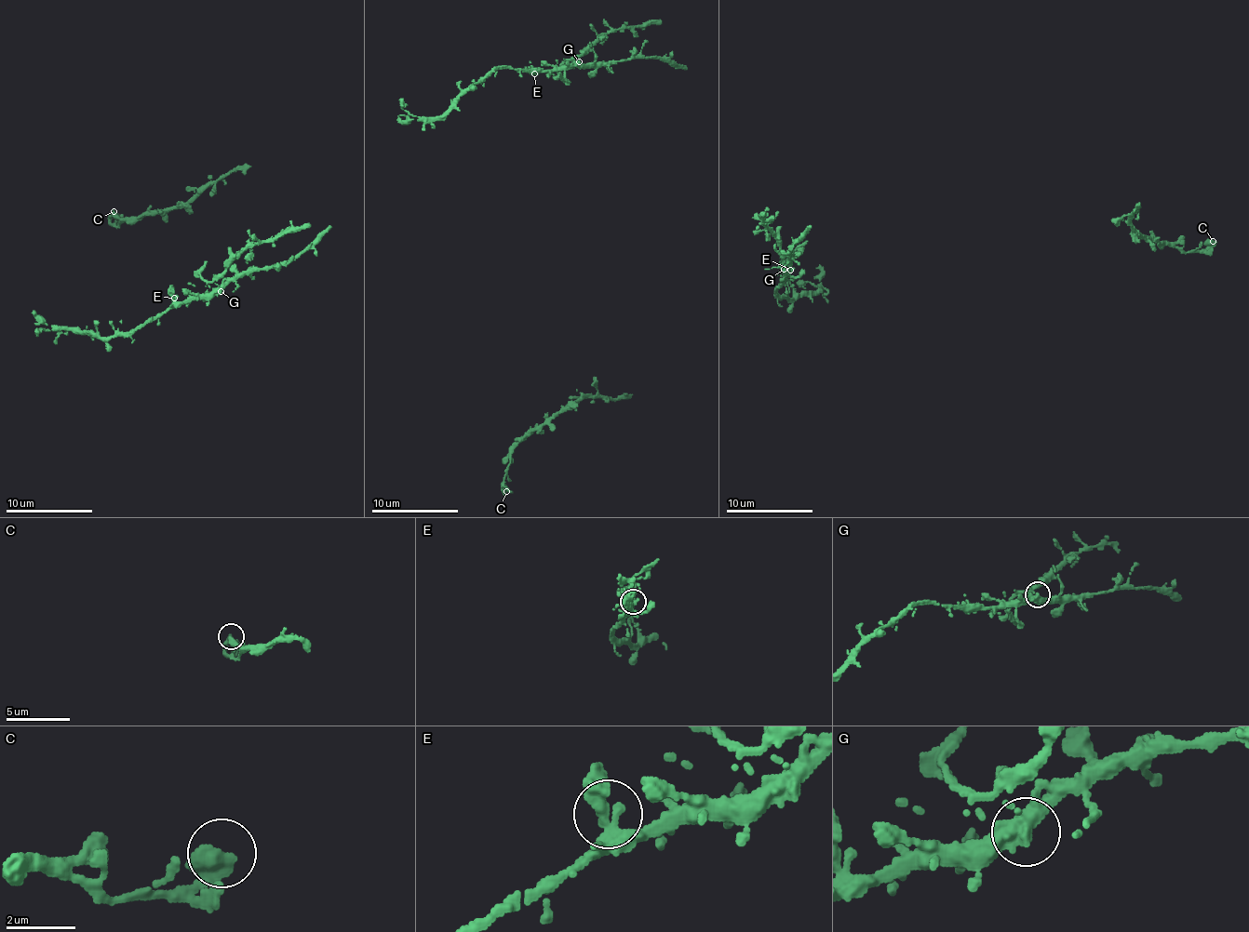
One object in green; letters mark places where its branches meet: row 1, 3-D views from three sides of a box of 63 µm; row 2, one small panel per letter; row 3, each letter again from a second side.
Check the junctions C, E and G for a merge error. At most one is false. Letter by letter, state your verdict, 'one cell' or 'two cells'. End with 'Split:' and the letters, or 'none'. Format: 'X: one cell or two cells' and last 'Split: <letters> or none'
C: one cell
E: one cell
G: one cell
Split: none

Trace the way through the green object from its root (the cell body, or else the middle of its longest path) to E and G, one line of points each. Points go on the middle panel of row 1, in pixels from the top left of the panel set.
E: (566, 83), (557, 70), (567, 59), (576, 60), (568, 66), (553, 66), (534, 73)
G: (566, 83), (557, 70), (567, 59), (579, 61)

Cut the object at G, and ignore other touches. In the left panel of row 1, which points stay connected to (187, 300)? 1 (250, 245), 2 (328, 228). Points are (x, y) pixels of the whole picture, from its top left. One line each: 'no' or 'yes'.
1: no
2: yes

